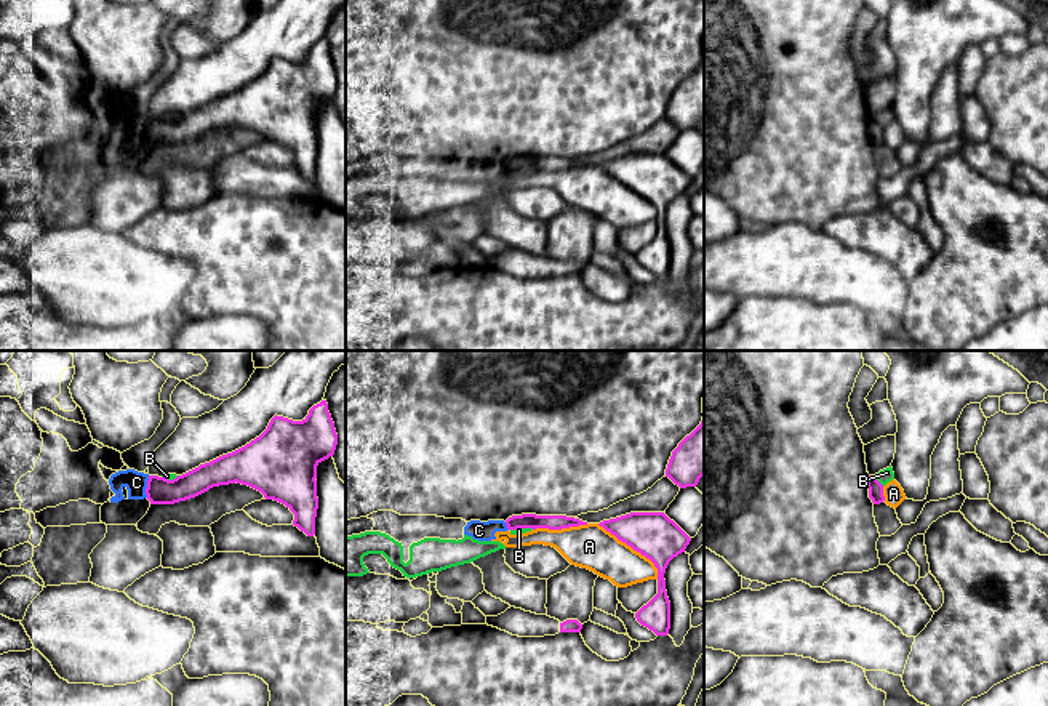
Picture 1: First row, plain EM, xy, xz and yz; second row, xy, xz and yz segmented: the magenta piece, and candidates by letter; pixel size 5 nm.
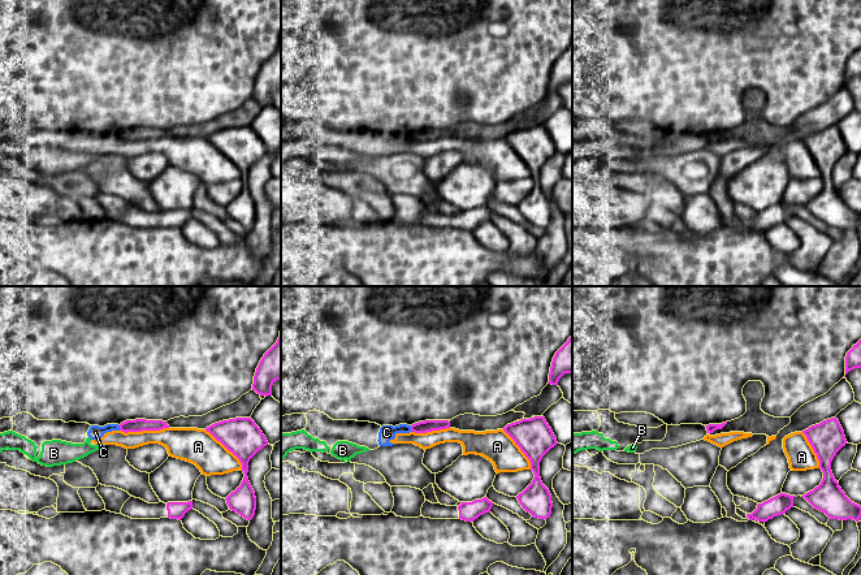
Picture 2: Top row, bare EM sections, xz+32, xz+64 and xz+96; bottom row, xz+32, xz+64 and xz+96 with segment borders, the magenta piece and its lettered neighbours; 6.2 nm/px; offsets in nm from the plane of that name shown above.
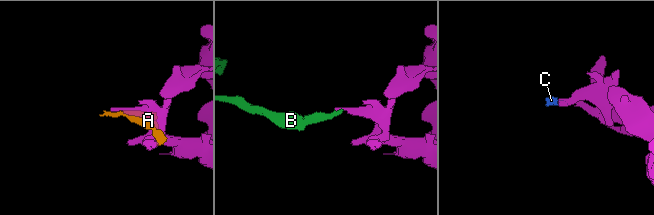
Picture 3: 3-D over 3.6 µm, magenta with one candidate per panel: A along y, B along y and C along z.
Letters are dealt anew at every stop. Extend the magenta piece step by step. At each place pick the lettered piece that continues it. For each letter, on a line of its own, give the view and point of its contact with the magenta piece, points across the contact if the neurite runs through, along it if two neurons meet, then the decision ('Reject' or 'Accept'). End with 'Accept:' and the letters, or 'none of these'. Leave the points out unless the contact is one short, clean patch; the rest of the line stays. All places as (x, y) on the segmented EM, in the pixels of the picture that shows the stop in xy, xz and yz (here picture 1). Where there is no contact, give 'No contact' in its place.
A: Touches magenta at xz (632, 548). Reject
B: Touches magenta at yz (877, 481). Reject
C: Touches magenta at xy (148, 487). Boundary: xy (149, 476), (146, 497). Reject
Accept: none of these

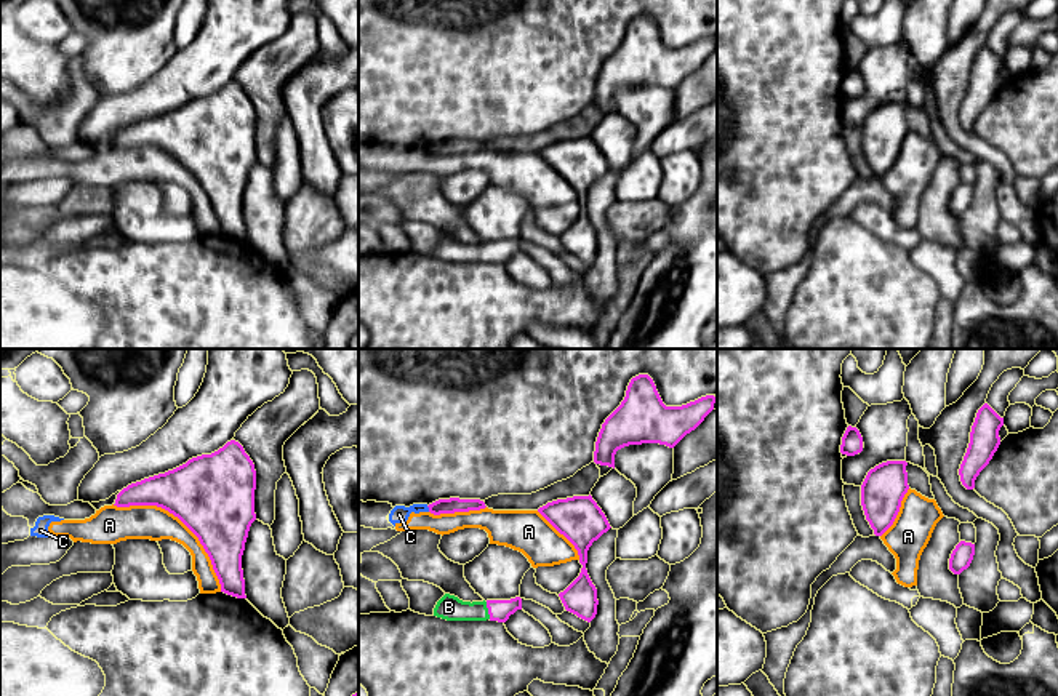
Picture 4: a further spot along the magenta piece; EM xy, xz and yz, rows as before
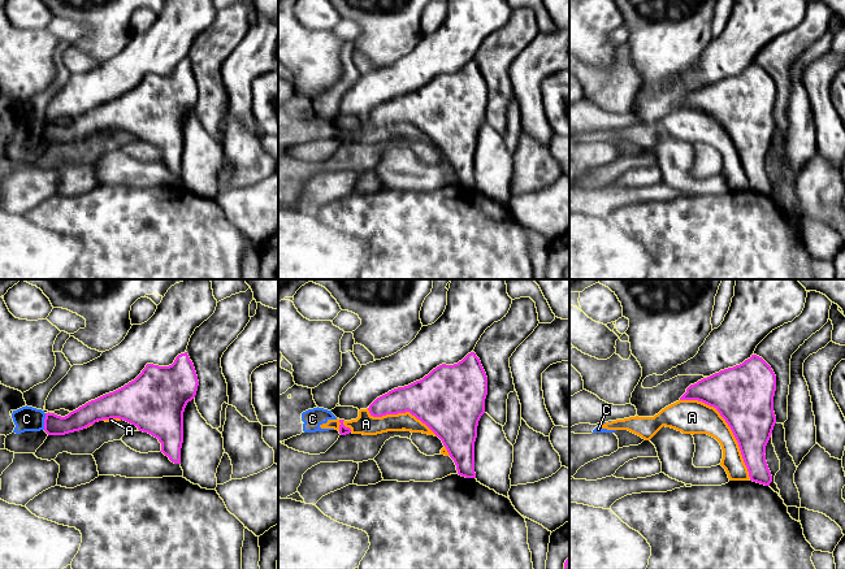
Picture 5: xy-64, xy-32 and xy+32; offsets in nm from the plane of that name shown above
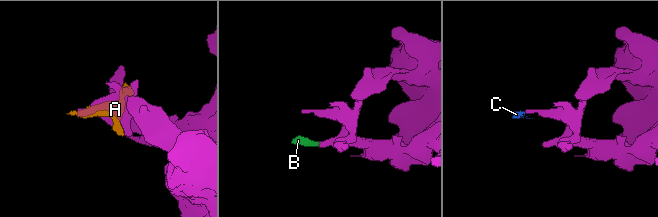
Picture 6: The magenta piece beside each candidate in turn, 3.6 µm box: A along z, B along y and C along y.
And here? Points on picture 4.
A: Touches magenta at xy (181, 520). Reject
B: Touches magenta at xz (488, 610). Accept
C: Touches magenta at xz (429, 509). Boundary: xz (426, 506), (429, 511). Reject
Accept: B

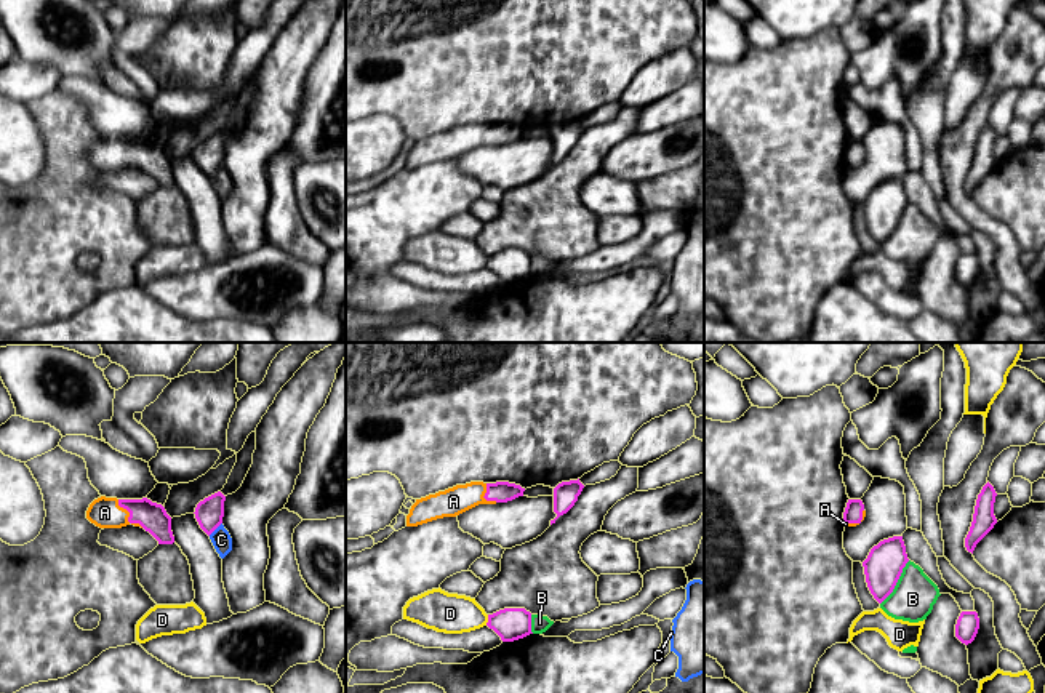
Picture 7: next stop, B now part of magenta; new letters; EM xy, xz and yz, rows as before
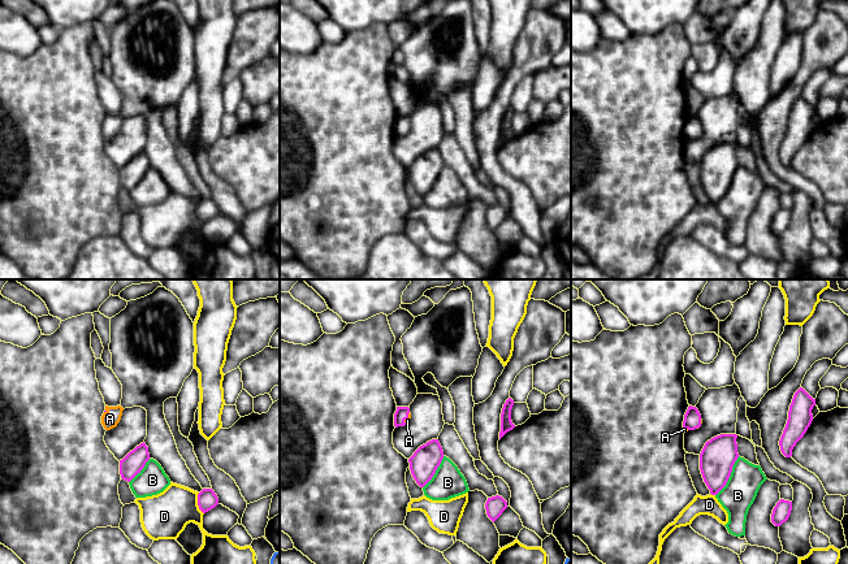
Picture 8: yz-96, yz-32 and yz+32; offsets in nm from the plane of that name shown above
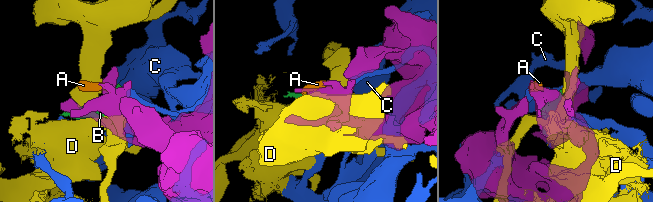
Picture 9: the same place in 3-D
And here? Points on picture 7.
A: Touches magenta at xy (128, 517). Path across: xy (152, 517), (128, 517), (104, 512). Accept
B: Touches magenta at yz (896, 581). Reject
C: Touches magenta at xy (215, 528). Reject
D: Touches magenta at xz (488, 620). Boundary: xz (488, 615), (485, 624). Reject
Accept: A

